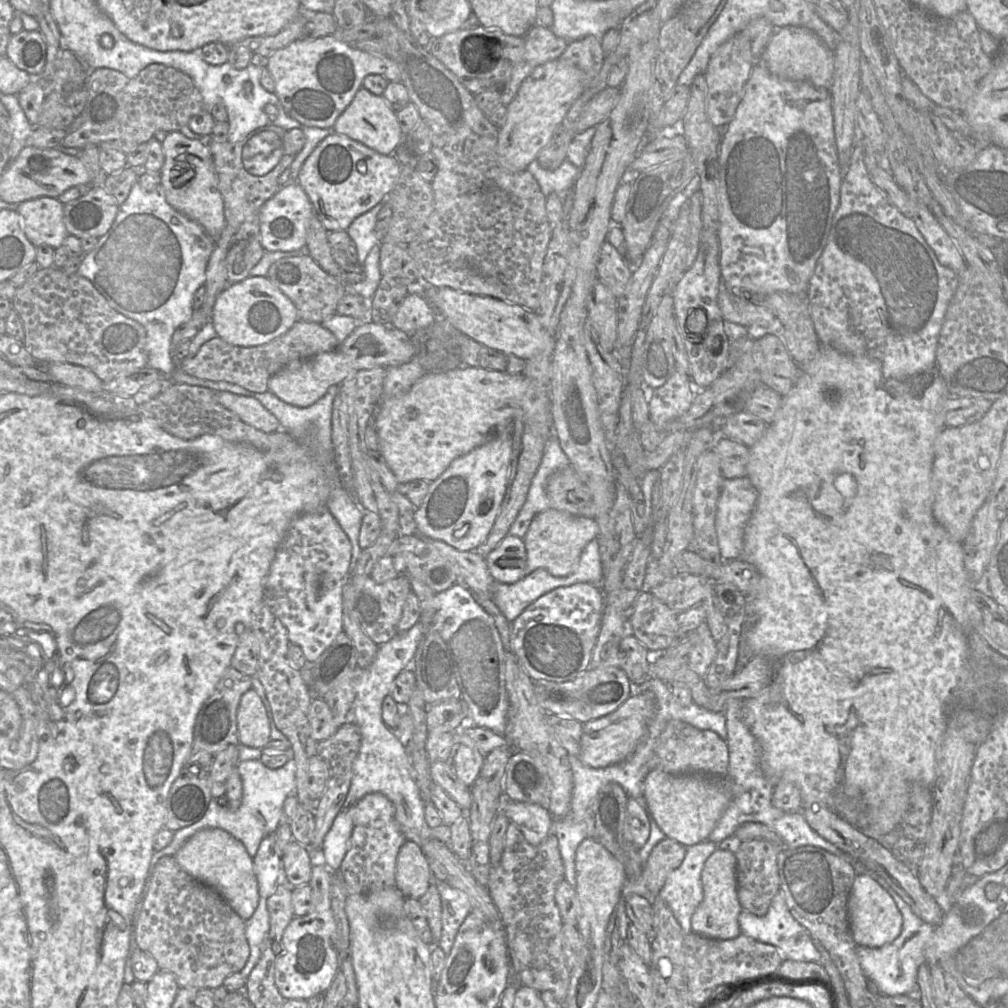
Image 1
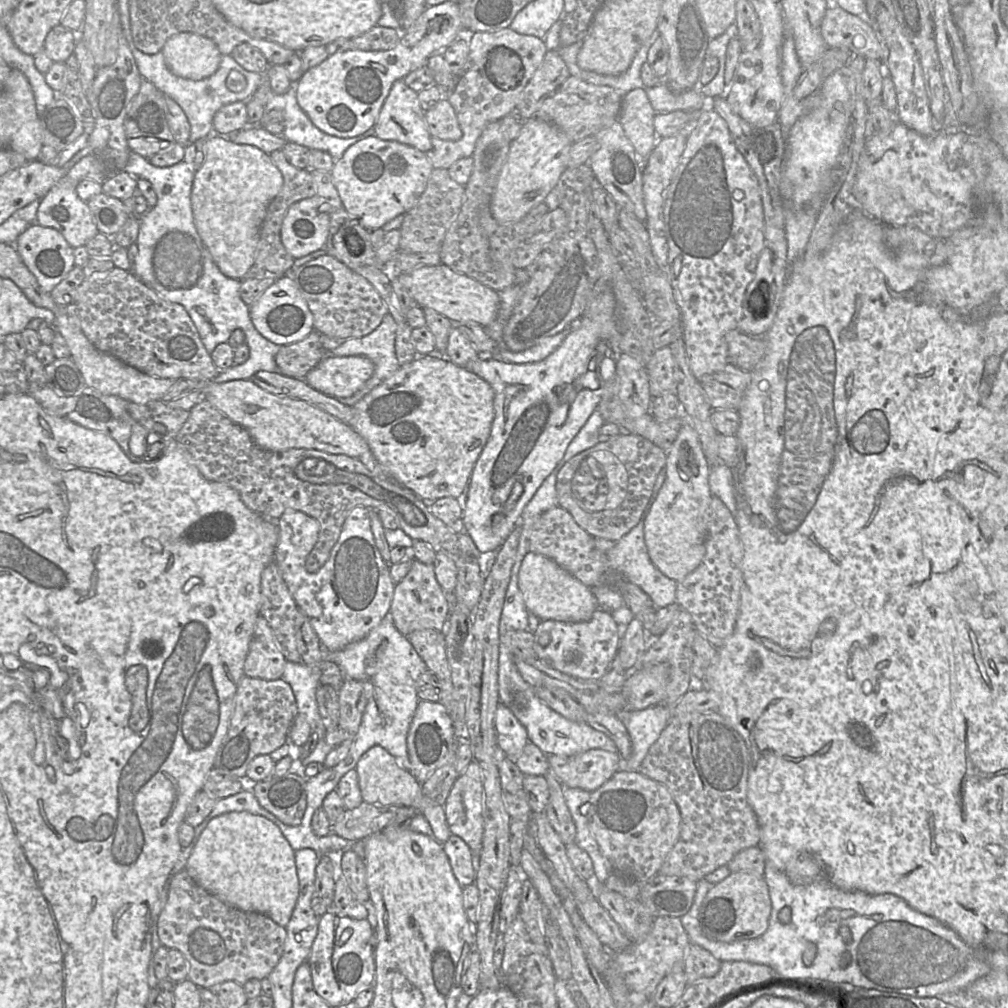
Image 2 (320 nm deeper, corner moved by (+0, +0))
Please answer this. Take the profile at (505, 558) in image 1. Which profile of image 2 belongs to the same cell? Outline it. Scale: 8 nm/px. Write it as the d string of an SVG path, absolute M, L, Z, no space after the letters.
M531 551L525 555L522 561L518 573L518 585L528 611L541 621L585 622L592 618L597 609L600 609L590 587L552 559Z

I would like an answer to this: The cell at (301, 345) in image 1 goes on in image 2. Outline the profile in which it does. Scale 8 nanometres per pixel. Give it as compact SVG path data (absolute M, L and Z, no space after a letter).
M313 330L299 342L280 346L275 357L278 372L294 379L304 379L326 354L331 354L323 348L320 337L321 334Z

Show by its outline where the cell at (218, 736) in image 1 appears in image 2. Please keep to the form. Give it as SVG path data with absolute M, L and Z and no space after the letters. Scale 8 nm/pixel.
M243 676L236 690L229 730L219 747L213 770L244 780L245 789L250 790L252 783L245 778L249 764L256 756L270 755L288 743L289 730L298 714L293 690L282 678L263 680Z

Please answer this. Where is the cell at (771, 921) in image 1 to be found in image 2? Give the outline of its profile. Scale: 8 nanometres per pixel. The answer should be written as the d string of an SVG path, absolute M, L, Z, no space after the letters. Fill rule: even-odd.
M766 863L765 865L765 872L763 878L768 886L769 895L771 899L771 914L769 918L769 925L766 932L754 939L749 940L741 940L736 942L720 942L720 941L713 941L707 938L704 933L702 932L702 928L699 922L699 912L701 905L705 896L707 895L708 891L711 887L719 882L723 881L730 875L730 870L727 865L722 866L712 873L708 874L704 879L701 879L697 882L697 890L695 893L695 897L692 903L690 910L680 917L681 923L689 936L691 943L697 944L702 946L706 950L708 950L715 958L719 959L721 962L725 961L745 961L750 963L756 964L764 964L771 967L777 976L771 977L771 979L775 980L801 980L801 979L813 979L819 980L827 983L849 983L855 987L860 987L864 989L875 989L882 992L891 992L891 993L898 993L903 995L908 995L912 997L918 998L930 998L930 997L937 997L941 994L958 992L964 990L974 981L978 980L979 978L987 975L990 971L989 963L987 962L985 956L970 946L968 946L952 929L948 928L943 923L939 922L938 920L922 914L915 909L913 909L909 904L904 901L902 898L893 895L893 894L879 894L879 895L870 895L864 892L858 891L844 891L839 889L838 887L834 886L832 883L823 882L821 881L814 881L812 884L807 885L794 885L790 882L788 877L785 875L784 872L779 871L773 865ZM816 947L816 954L812 961L812 963L807 966L804 963L803 955L807 948L815 949Z

